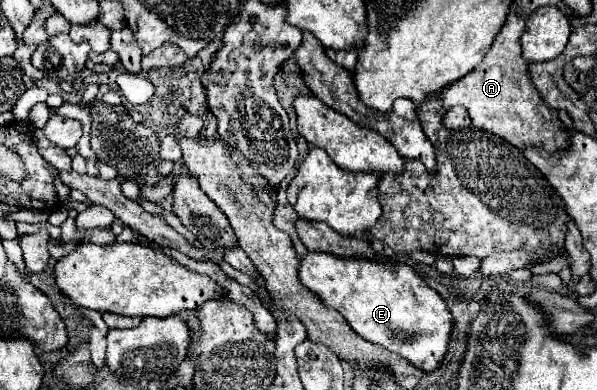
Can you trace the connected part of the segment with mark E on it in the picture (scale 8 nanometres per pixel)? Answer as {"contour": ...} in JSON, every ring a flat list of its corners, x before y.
{"contour":[[308,252,300,264,300,282,312,290,324,306,338,310,350,328,364,340,400,354,424,372,432,372,442,364,450,344,452,314,440,294,420,280,408,264,400,264,400,268,384,268,384,264,364,264,362,260,340,260,338,256,328,256,326,252]]}

